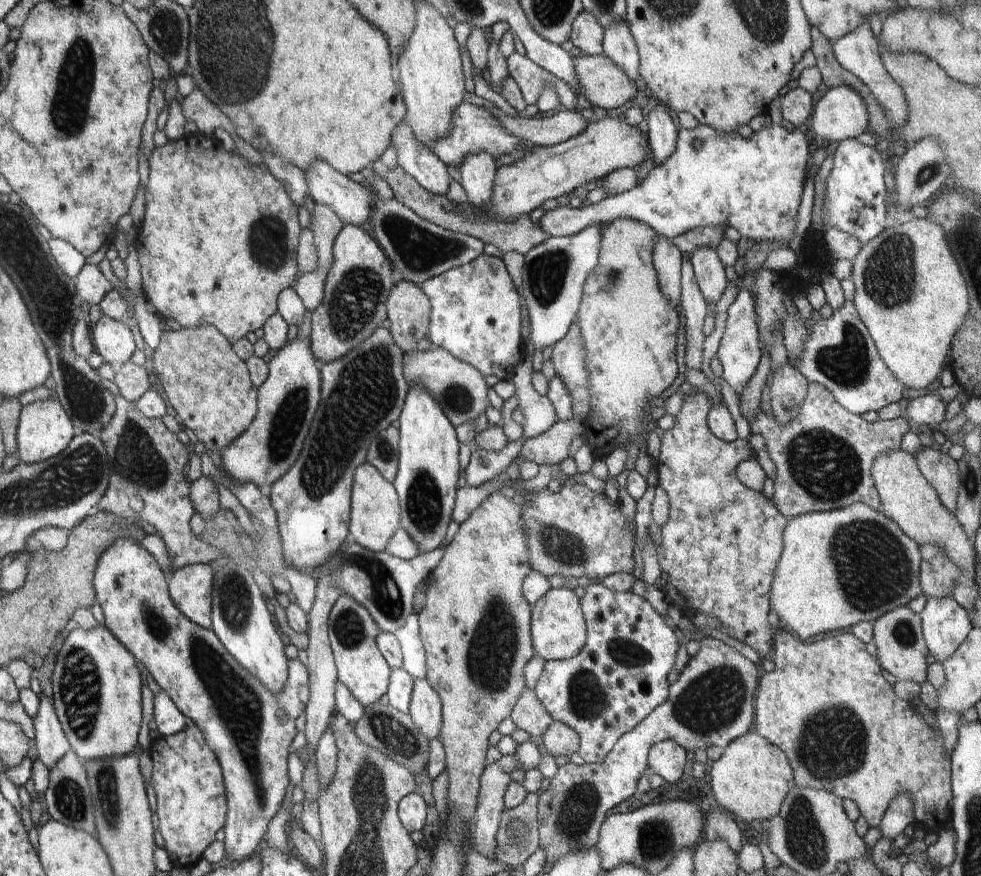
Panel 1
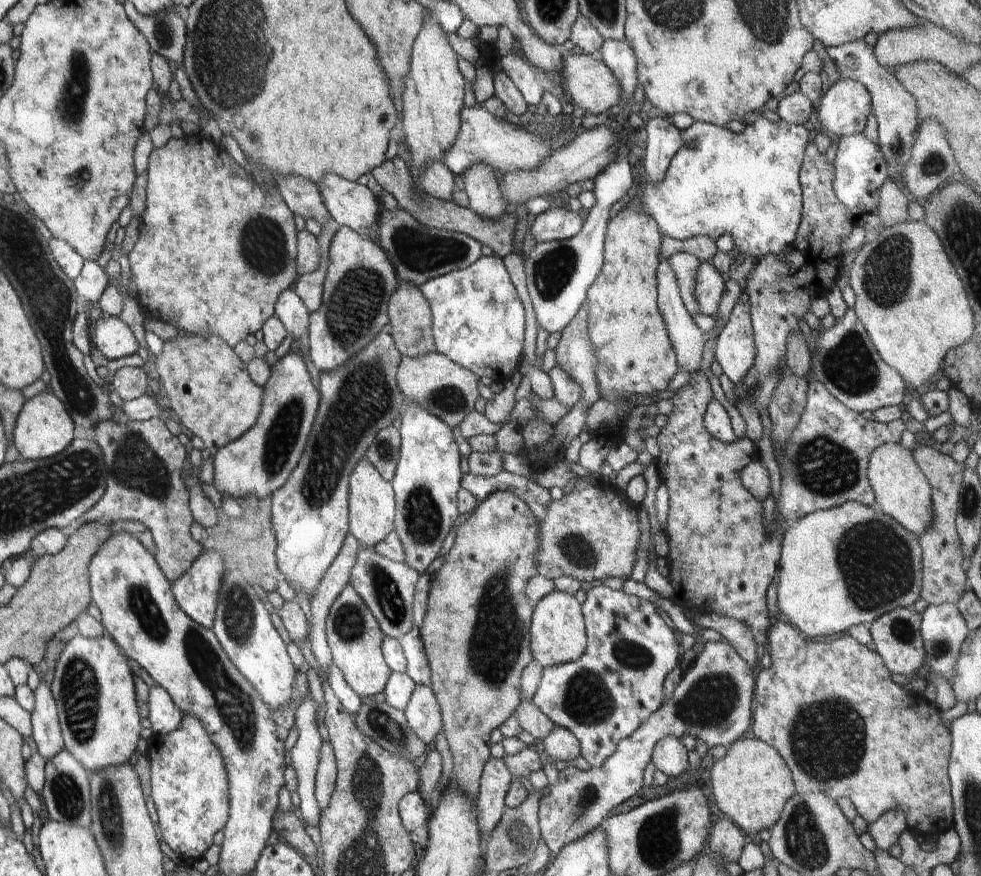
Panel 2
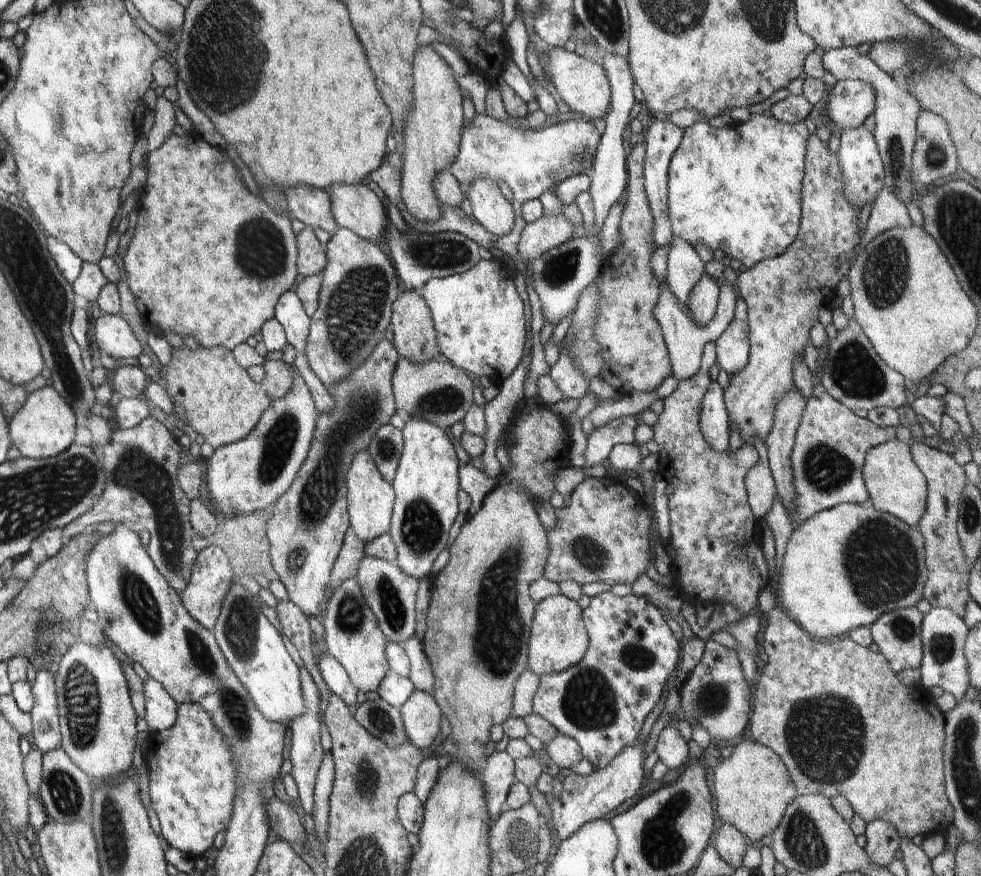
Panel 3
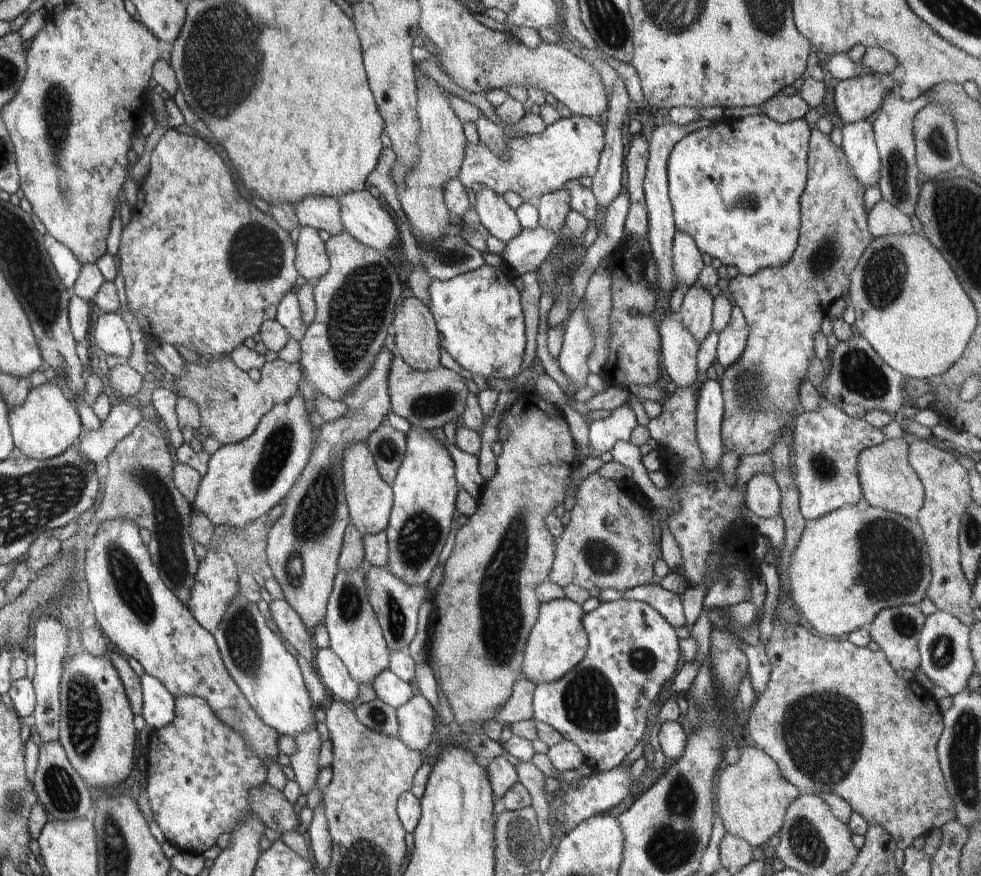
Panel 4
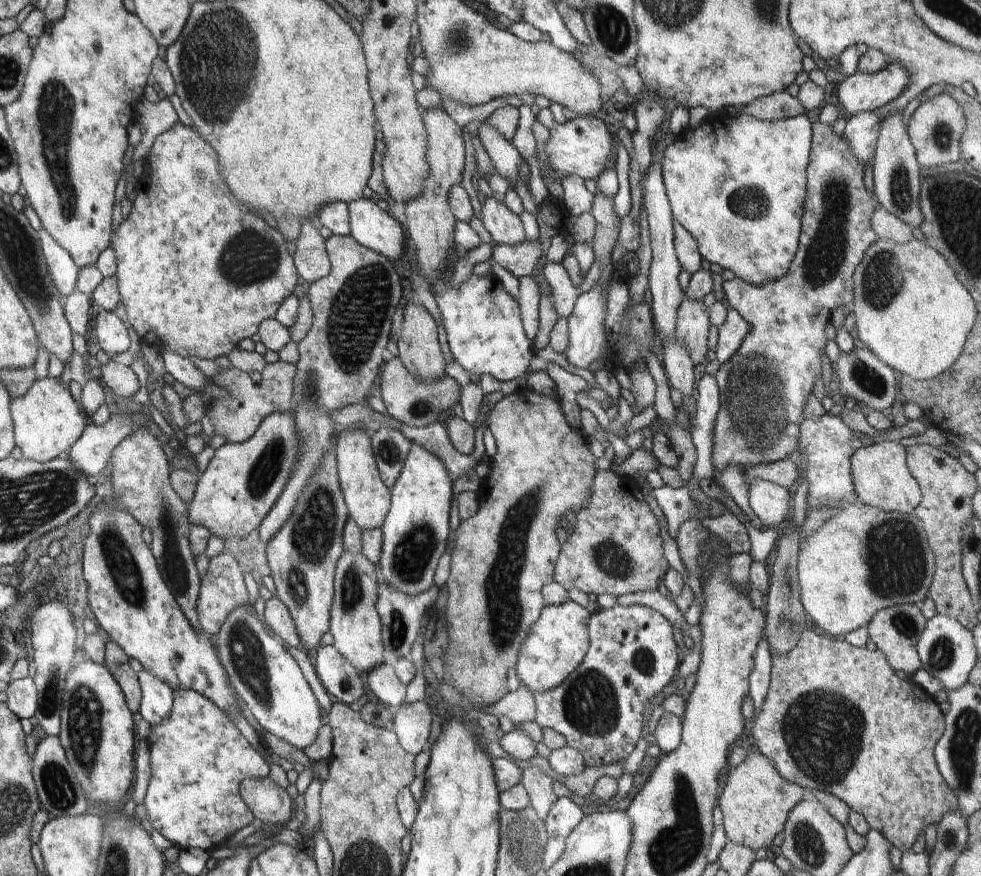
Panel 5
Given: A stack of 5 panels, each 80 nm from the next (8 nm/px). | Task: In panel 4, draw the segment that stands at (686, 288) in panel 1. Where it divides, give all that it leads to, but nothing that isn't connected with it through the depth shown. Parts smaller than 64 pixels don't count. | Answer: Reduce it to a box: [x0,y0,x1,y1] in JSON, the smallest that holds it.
[672,231,705,288]

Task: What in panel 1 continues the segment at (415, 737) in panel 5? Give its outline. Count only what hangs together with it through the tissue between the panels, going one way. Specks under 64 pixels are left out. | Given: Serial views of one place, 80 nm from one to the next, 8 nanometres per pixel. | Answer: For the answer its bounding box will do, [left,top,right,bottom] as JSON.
[407,679,443,742]

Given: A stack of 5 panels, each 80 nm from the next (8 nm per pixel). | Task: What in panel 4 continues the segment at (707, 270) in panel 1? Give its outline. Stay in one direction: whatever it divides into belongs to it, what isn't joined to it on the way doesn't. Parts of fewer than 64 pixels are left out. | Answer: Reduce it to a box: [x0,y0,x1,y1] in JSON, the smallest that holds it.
[679,284,714,344]

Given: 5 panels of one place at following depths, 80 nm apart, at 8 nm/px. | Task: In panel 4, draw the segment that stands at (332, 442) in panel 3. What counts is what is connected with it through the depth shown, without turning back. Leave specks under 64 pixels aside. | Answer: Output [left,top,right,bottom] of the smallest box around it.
[265,346,394,637]

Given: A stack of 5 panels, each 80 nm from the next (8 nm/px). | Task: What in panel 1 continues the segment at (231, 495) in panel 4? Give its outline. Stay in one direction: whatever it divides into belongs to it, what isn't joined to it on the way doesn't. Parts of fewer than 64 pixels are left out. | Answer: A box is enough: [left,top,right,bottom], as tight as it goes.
[220,338,321,488]

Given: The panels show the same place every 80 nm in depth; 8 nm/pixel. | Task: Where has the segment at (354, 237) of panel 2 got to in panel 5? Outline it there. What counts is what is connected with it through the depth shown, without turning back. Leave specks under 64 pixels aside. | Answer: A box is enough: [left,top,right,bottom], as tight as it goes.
[259,234,402,544]

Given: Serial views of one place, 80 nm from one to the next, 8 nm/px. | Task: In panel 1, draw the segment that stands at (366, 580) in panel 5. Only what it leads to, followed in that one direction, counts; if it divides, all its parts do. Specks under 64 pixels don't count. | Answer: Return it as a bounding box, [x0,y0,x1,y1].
[327,595,392,707]

